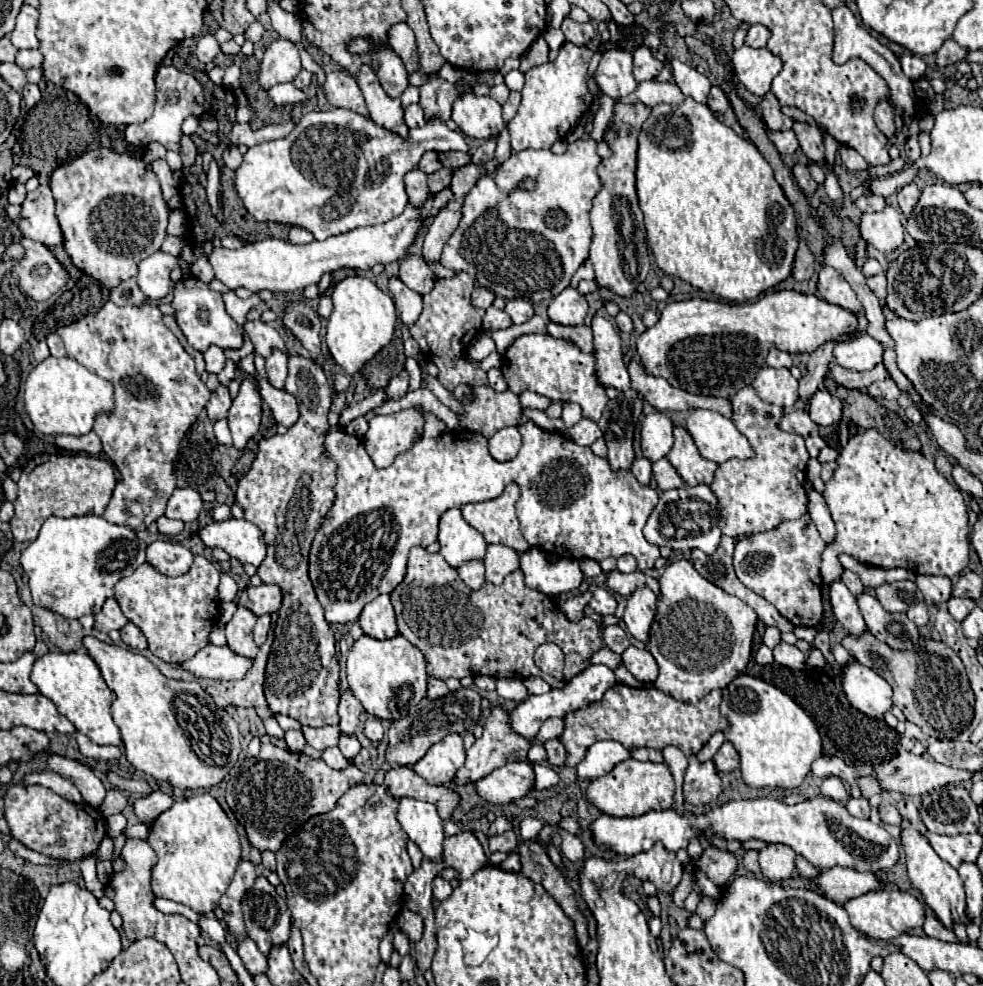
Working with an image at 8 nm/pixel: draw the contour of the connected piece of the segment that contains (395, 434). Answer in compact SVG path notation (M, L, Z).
M406 409L392 415L372 417L368 421L366 431L366 451L372 457L374 465L390 467L396 455L412 449L412 445L420 439L426 417L418 409Z

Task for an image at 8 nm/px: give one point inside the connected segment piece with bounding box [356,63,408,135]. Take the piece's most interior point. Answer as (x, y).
(387, 112)

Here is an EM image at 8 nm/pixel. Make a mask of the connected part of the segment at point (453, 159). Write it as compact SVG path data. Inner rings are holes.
M448 151L448 153L442 153L440 161L442 161L444 167L458 169L458 167L470 163L470 155L468 155L468 153L454 153L454 151Z

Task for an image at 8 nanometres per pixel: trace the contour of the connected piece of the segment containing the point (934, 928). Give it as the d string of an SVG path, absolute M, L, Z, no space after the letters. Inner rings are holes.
M928 915L926 921L924 921L924 931L928 937L934 937L934 939L940 939L940 941L956 941L956 935L952 929L944 927L934 915Z

